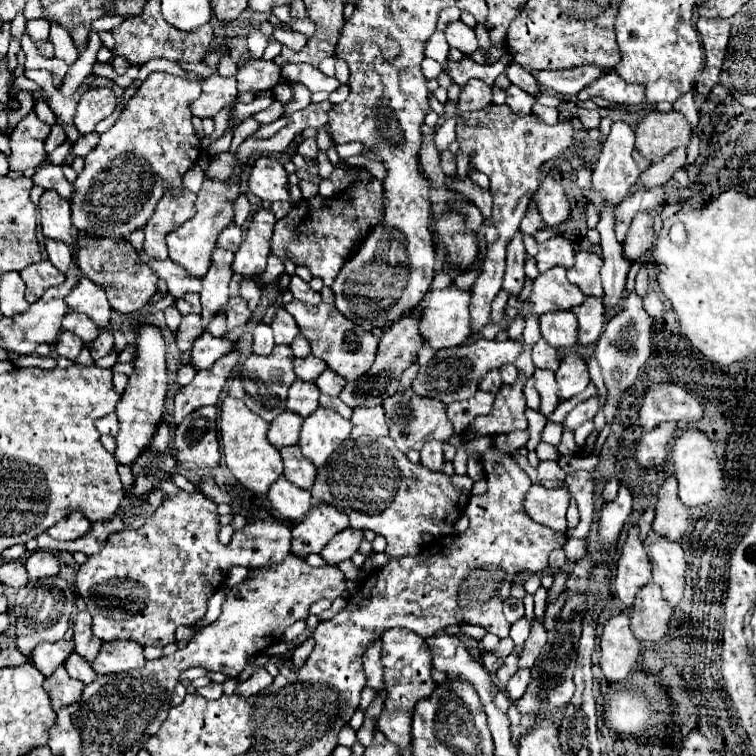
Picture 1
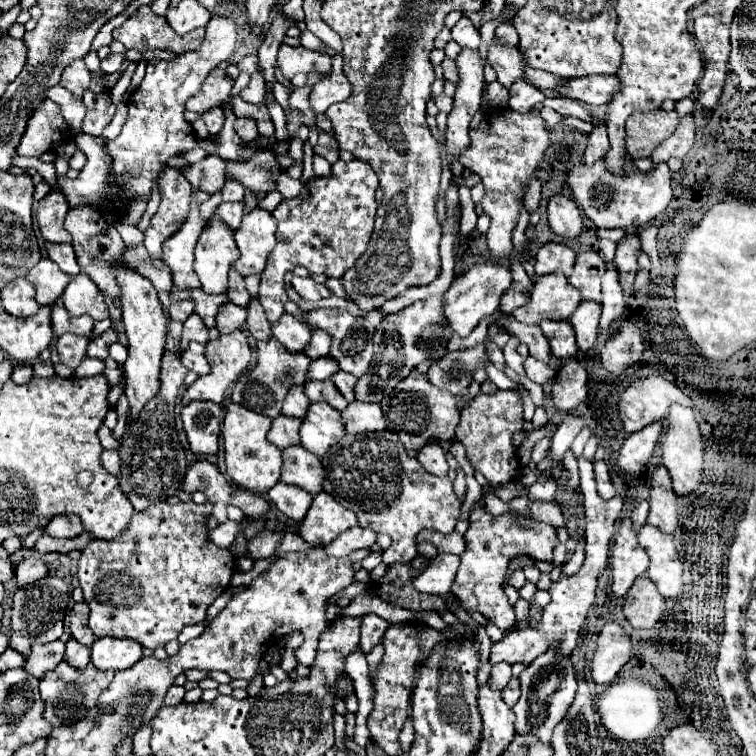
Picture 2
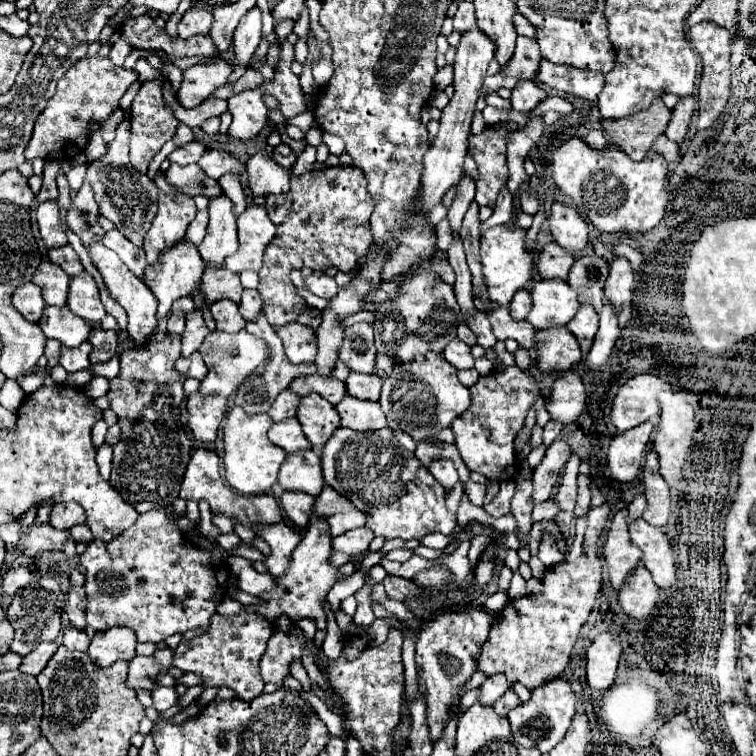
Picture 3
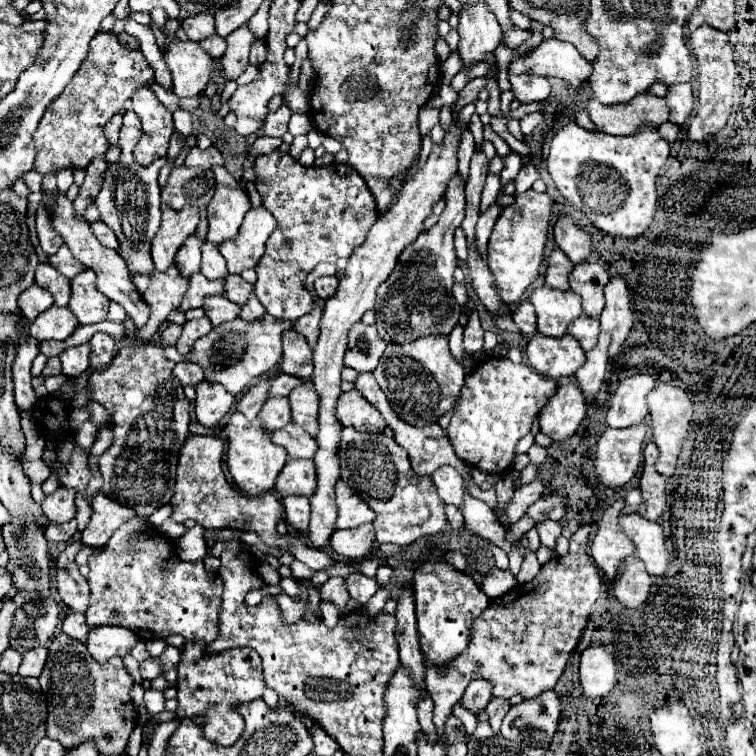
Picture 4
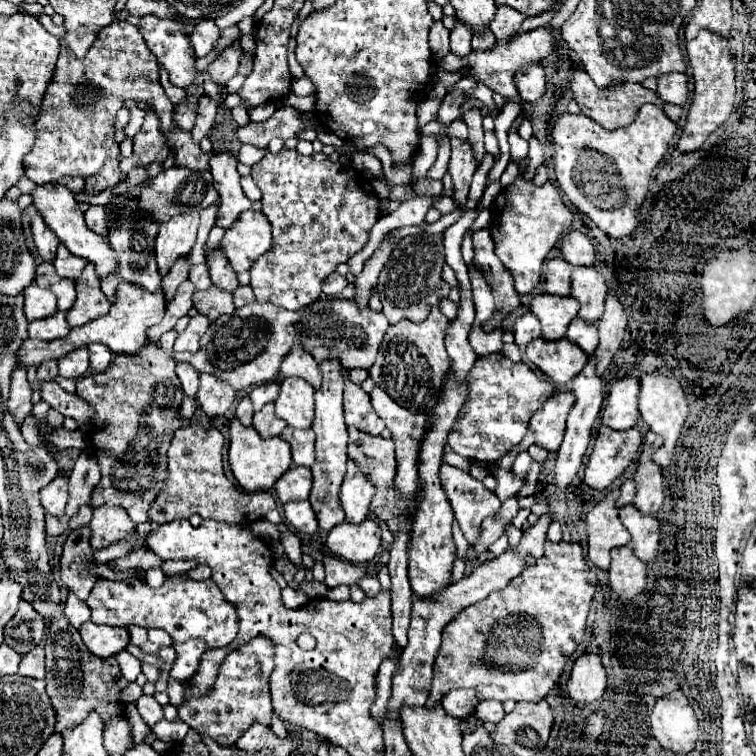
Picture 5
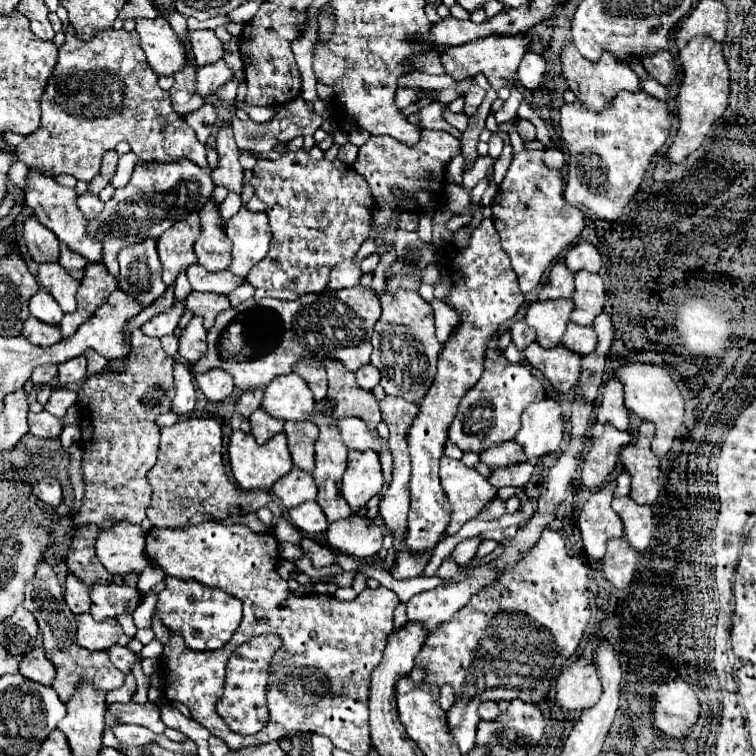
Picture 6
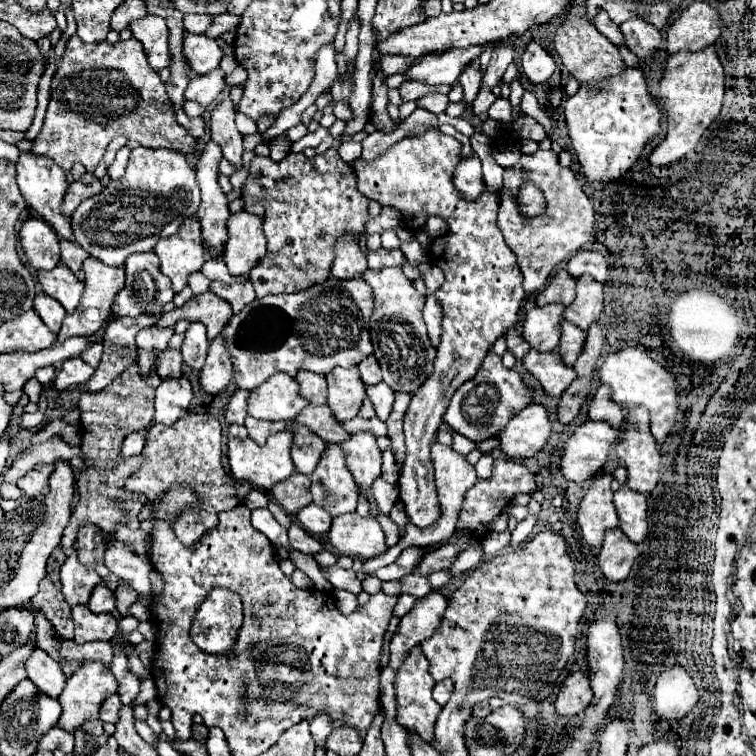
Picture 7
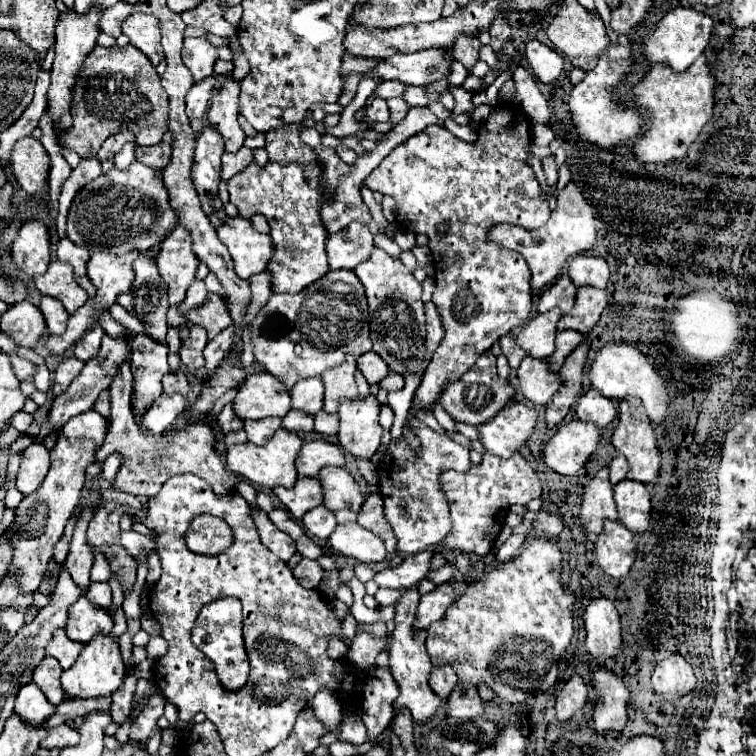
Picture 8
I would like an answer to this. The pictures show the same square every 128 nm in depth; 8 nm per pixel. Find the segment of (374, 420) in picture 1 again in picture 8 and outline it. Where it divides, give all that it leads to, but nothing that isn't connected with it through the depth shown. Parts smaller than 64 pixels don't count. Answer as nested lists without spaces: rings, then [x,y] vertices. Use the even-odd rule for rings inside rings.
[[[348,358],[344,364],[330,368],[330,370],[326,370],[326,374],[322,374],[322,380],[326,386],[324,412],[336,414],[338,404],[342,400],[354,400],[358,396],[354,372],[356,372],[356,360]]]

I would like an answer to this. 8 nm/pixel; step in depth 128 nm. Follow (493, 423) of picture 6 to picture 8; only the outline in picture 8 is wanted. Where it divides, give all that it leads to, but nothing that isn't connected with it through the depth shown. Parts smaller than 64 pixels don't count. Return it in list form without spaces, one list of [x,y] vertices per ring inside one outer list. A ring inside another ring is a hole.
[[[488,350],[486,354],[482,354],[478,358],[478,362],[474,364],[474,370],[470,370],[470,374],[464,374],[458,382],[454,382],[454,386],[448,386],[442,392],[440,404],[456,422],[480,426],[480,424],[490,422],[490,418],[494,418],[504,406],[508,406],[508,402],[514,400],[514,396],[516,396],[514,386],[510,382],[504,382],[498,378],[496,356]]]

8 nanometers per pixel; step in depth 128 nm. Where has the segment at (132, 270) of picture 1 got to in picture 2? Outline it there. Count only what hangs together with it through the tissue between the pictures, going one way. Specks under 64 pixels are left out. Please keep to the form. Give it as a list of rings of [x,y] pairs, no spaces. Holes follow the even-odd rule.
[[[78,206],[78,208],[70,208],[68,216],[66,216],[66,230],[72,234],[72,246],[76,252],[76,260],[80,270],[96,282],[96,286],[100,288],[100,292],[108,294],[110,298],[118,298],[120,296],[120,286],[114,278],[112,266],[114,264],[124,264],[122,254],[126,250],[126,244],[122,242],[118,232],[108,232],[110,224],[106,222],[106,218],[102,220],[102,214],[98,214],[98,210],[94,206]]]

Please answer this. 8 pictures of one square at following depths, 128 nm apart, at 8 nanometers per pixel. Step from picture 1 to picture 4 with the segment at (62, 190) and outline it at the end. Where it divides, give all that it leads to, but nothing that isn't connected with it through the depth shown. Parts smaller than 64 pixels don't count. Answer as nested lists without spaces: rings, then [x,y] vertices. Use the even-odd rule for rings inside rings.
[[[126,112],[124,124],[120,130],[120,140],[118,140],[118,148],[122,154],[116,164],[108,164],[102,190],[96,198],[96,206],[102,214],[104,224],[108,224],[118,234],[118,242],[122,246],[122,256],[126,258],[128,268],[150,274],[150,270],[154,268],[154,264],[150,262],[150,242],[160,226],[160,204],[162,204],[156,178],[158,178],[158,170],[162,166],[158,162],[154,162],[152,166],[142,168],[134,162],[132,150],[140,138],[140,130],[142,130],[142,126],[138,122],[138,116],[134,112]]]

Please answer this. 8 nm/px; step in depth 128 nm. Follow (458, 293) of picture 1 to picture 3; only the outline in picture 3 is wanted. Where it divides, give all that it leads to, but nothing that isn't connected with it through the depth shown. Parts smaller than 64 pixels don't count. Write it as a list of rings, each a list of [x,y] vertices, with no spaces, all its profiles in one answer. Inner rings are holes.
[[[512,224],[494,226],[494,228],[490,228],[490,230],[486,230],[482,234],[480,256],[482,256],[482,276],[484,276],[484,286],[488,290],[488,300],[484,302],[478,292],[472,292],[474,308],[478,312],[488,314],[492,310],[492,304],[506,306],[510,302],[510,298],[516,294],[516,290],[530,282],[532,266],[534,266],[532,264],[534,262],[534,254],[526,252],[524,234],[526,234],[526,230],[522,230],[518,226],[512,226]]]

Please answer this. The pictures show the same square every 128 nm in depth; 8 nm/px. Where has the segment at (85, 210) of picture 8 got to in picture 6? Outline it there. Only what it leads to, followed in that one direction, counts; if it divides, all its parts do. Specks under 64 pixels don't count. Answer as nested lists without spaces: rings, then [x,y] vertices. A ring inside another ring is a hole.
[[[176,160],[176,162],[150,162],[150,164],[136,164],[136,170],[130,182],[116,190],[110,202],[104,204],[100,218],[88,222],[90,234],[104,244],[104,266],[106,270],[118,278],[118,250],[128,246],[130,242],[142,242],[142,238],[158,238],[166,232],[174,218],[186,218],[190,212],[202,210],[202,206],[210,200],[214,192],[214,182],[210,178],[210,170],[202,170],[194,166],[190,160]],[[120,230],[130,230],[130,234],[120,234]]]

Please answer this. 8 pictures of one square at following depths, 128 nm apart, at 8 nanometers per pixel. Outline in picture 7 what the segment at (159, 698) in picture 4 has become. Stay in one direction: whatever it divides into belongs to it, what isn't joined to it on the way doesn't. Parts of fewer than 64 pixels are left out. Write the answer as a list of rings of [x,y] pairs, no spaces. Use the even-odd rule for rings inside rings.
[[[118,694],[110,696],[110,698],[102,704],[100,720],[102,720],[102,722],[112,722],[112,724],[116,724],[116,722],[118,722],[118,712],[120,712],[120,708],[122,708],[122,702],[120,702]]]

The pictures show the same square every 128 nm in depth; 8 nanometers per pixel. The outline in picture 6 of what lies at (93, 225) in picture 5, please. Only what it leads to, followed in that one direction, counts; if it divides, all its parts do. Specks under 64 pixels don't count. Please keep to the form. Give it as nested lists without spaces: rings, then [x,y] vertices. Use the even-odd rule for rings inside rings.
[[[86,192],[84,196],[78,196],[78,206],[80,206],[82,214],[86,216],[86,220],[98,218],[98,214],[100,214],[102,208],[104,208],[102,200],[100,200],[98,196],[94,196],[94,194],[88,194],[88,192]]]

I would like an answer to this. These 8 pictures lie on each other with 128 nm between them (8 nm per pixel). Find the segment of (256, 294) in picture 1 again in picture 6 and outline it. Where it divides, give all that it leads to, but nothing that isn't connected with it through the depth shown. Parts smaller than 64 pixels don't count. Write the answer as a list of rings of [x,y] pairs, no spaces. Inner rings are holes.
[[[176,300],[172,308],[164,310],[162,314],[158,314],[158,316],[152,318],[150,322],[146,322],[146,324],[142,326],[142,332],[144,332],[146,336],[166,336],[166,334],[172,334],[174,328],[178,326],[178,322],[180,322],[184,310],[186,310],[186,308],[184,308],[184,302]]]

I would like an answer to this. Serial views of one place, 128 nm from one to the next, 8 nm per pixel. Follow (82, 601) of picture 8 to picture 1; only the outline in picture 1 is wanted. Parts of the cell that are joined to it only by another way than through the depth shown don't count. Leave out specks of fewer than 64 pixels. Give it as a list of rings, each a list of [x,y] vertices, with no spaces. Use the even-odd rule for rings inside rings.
[[[118,640],[118,642],[106,642],[102,646],[102,654],[98,654],[92,668],[98,674],[120,674],[120,672],[140,668],[144,664],[146,664],[146,658],[138,642]]]

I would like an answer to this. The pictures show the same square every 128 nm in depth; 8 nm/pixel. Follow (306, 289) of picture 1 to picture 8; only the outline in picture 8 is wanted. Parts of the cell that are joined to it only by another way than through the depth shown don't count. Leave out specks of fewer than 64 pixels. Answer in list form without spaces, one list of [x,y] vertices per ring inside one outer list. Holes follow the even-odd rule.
[[[360,222],[348,224],[342,232],[330,234],[326,240],[330,270],[354,270],[370,258],[372,250],[372,234],[368,226],[362,226]]]

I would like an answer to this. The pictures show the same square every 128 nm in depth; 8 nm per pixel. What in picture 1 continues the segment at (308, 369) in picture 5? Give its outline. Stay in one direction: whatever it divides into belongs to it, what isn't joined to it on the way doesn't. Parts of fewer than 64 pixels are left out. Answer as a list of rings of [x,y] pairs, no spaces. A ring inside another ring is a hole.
[[[280,308],[280,310],[274,314],[272,330],[274,330],[274,340],[276,340],[276,344],[290,344],[290,342],[298,336],[298,326],[296,326],[294,318],[292,318],[284,308]]]

